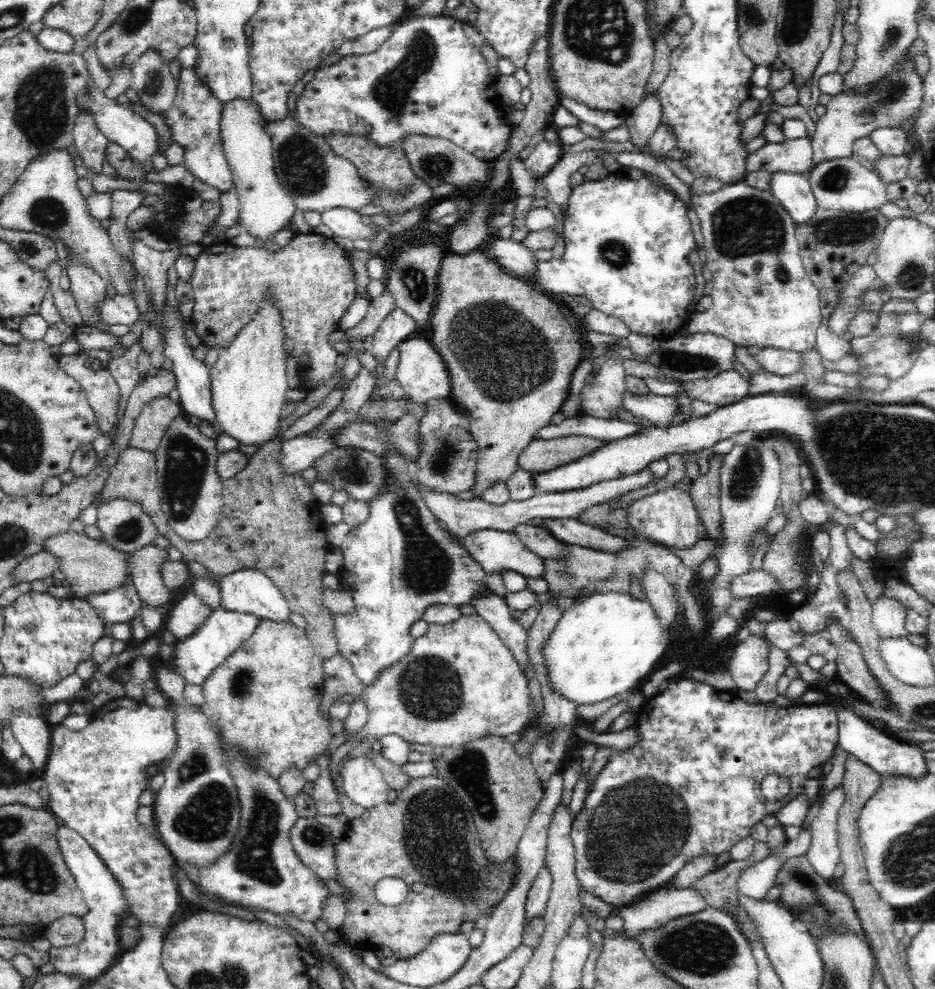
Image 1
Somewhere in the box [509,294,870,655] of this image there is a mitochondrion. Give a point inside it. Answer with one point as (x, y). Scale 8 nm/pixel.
(746, 480)

